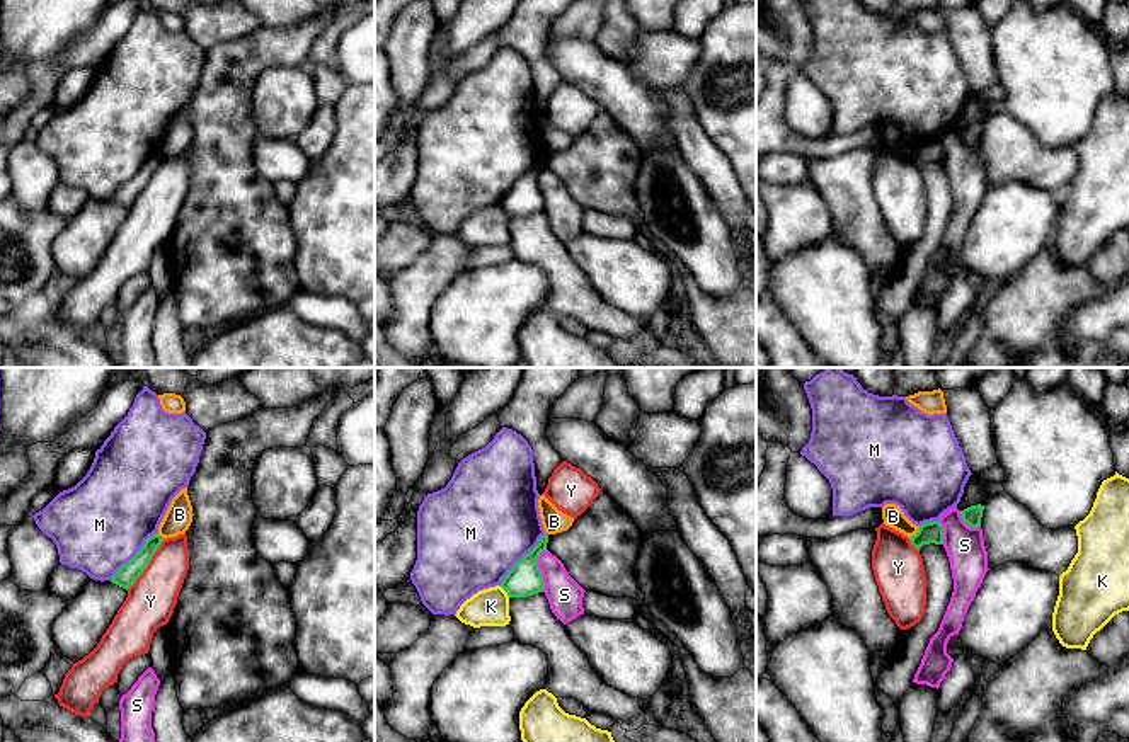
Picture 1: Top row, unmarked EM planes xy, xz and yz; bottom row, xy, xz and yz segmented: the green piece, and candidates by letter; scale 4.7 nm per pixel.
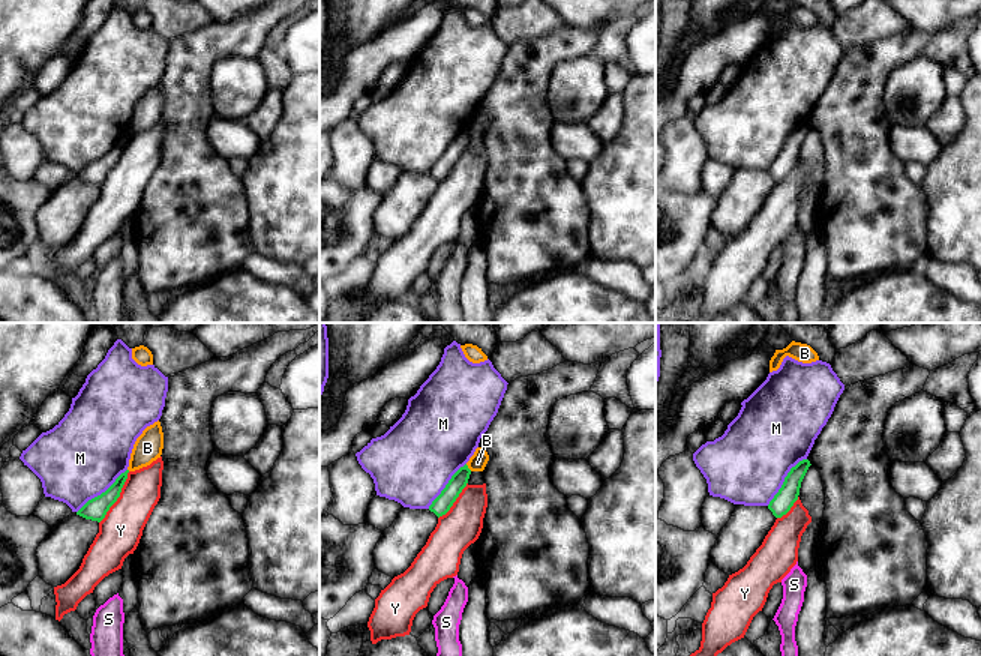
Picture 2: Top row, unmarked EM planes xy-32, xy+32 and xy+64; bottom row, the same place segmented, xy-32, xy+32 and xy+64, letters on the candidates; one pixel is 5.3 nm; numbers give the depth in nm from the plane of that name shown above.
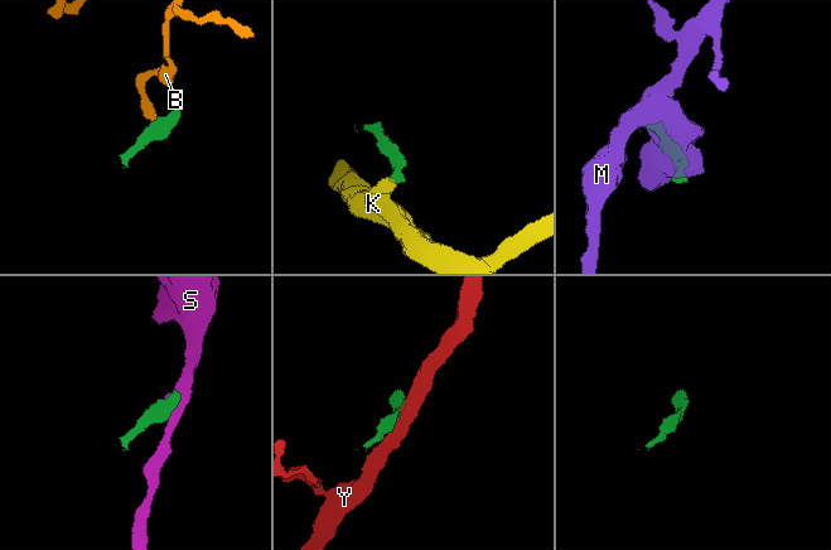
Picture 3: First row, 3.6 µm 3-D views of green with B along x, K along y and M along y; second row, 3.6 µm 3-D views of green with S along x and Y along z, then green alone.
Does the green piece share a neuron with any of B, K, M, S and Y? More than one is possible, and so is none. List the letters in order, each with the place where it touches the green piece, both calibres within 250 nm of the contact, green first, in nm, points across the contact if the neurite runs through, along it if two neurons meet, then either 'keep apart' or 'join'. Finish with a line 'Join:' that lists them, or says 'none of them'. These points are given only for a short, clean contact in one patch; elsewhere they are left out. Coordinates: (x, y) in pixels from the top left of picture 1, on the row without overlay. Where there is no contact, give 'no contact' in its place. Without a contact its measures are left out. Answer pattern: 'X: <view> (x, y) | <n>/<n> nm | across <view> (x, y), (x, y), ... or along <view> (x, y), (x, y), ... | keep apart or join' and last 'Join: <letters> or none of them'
B: yz (916, 152) | 100/100 nm | along yz (920, 145), (910, 157) | keep apart
K: xz (504, 208) | 160/180 nm | along xz (499, 205), (510, 215) | keep apart
M: xz (521, 177) | 160/480 nm | keep apart
S: xz (538, 189) | 160/170 nm | along xz (545, 167), (537, 179), (544, 210) | keep apart
Y: xy (147, 184) | 100/220 nm | along xy (164, 159), (143, 191), (126, 208) | keep apart
Join: none of them

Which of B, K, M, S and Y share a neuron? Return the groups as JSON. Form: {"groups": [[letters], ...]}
{"groups": [["B"], ["K"], ["M"], ["S"], ["Y"]]}

